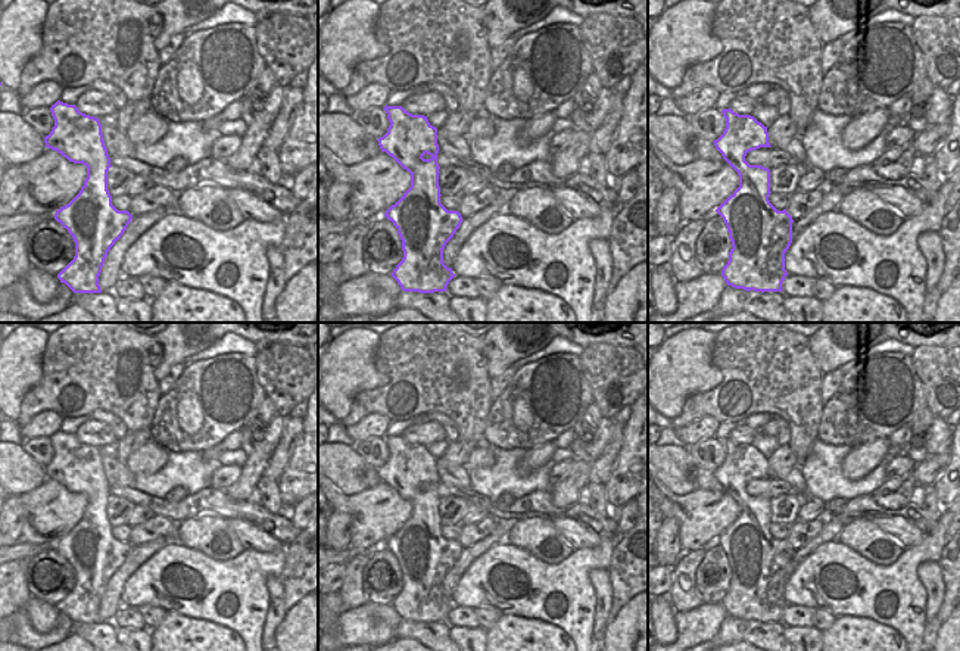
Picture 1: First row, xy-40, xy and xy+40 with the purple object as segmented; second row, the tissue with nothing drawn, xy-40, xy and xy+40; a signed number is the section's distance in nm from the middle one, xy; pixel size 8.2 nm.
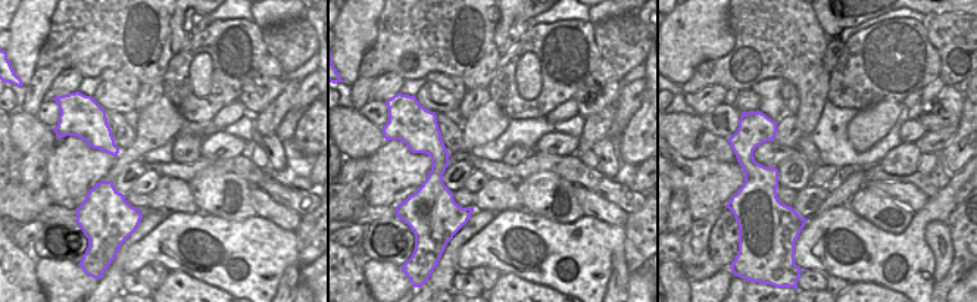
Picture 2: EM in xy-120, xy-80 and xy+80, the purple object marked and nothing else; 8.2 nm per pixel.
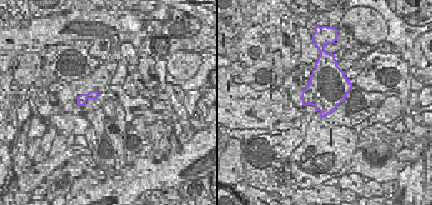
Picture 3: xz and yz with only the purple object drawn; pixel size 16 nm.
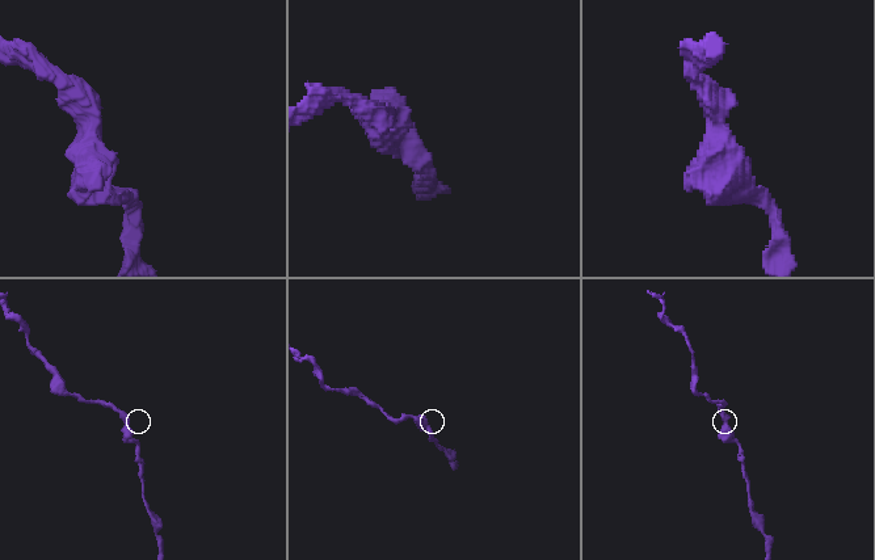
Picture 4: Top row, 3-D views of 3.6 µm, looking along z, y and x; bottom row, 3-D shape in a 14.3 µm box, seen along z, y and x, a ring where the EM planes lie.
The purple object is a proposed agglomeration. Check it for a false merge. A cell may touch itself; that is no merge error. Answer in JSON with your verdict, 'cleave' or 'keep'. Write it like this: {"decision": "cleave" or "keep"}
{"decision": "keep"}

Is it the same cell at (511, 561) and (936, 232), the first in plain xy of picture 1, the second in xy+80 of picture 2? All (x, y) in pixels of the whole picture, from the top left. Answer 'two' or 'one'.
two

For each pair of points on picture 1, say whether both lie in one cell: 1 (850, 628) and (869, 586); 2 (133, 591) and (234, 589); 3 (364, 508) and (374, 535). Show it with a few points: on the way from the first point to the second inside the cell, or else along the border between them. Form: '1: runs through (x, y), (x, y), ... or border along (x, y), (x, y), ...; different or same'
1: border along (837, 616), (867, 616), (888, 626); different
2: runs through (158, 572), (177, 558), (198, 569), (209, 581); same
3: runs through (370, 514), (373, 517), (373, 529); same

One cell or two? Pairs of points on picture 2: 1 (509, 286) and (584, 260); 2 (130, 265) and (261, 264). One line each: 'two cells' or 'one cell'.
1: two cells
2: one cell

